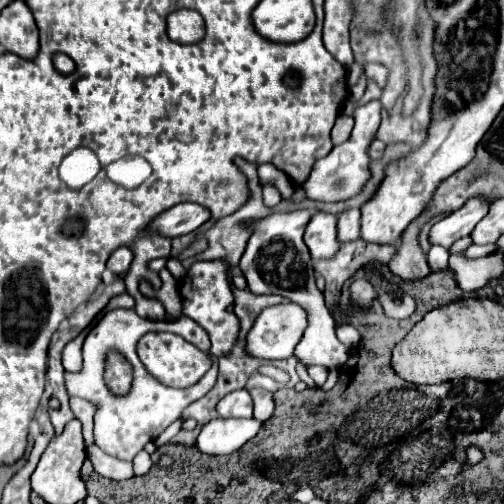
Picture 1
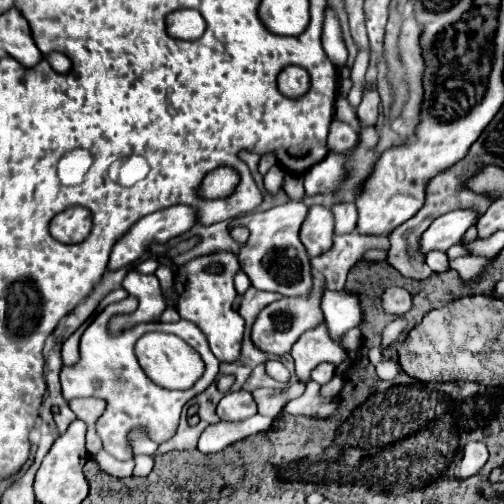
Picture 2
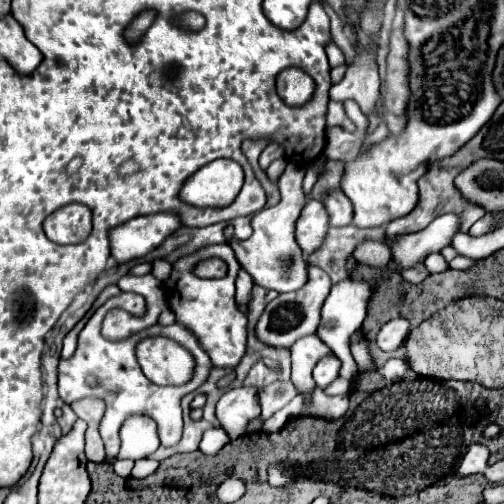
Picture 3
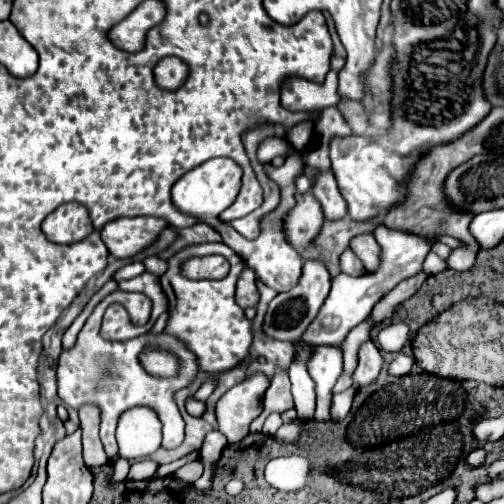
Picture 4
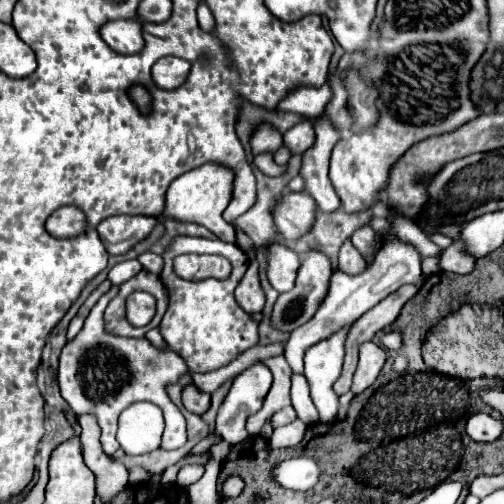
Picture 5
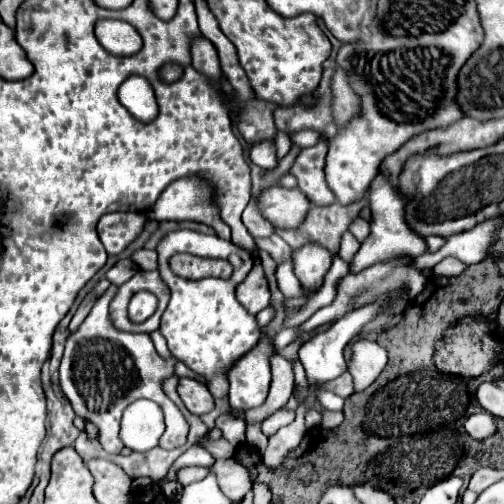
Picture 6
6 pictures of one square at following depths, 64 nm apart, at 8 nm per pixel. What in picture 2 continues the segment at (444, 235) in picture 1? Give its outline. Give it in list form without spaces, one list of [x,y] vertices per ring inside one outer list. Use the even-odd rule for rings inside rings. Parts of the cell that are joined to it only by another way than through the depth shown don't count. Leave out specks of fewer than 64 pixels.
[[[454,210],[436,218],[428,230],[420,236],[420,252],[426,256],[430,250],[446,252],[450,246],[458,244],[464,232],[476,224],[476,214],[470,210]]]

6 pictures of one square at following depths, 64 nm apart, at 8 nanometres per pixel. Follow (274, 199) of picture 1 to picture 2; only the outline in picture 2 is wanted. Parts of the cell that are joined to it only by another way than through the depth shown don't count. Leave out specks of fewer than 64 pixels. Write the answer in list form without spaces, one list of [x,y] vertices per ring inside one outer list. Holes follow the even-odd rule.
[[[274,165],[264,176],[264,187],[271,194],[276,194],[282,186],[284,170],[278,165]]]

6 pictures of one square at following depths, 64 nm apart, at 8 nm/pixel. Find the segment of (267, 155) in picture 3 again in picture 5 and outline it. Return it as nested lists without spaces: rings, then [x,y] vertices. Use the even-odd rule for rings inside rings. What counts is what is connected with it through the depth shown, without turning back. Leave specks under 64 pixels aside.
[[[268,122],[258,124],[250,136],[252,152],[276,152],[280,144],[282,144],[282,134]]]

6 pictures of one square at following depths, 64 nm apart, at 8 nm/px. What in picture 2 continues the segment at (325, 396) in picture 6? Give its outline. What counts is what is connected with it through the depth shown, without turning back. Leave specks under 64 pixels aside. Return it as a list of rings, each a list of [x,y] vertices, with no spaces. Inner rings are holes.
[[[322,362],[312,370],[312,380],[318,384],[326,384],[332,380],[334,374],[336,374],[336,366],[332,362]]]

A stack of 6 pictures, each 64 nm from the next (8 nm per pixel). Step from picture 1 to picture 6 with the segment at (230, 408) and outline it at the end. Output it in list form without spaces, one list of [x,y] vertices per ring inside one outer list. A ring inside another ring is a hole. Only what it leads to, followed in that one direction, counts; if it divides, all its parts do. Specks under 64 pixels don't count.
[[[262,335],[256,348],[234,362],[234,366],[228,370],[232,408],[246,410],[264,404],[271,383],[269,361],[272,355],[272,341],[267,335]],[[230,414],[218,417],[215,426],[222,430],[224,438],[232,444],[232,446],[240,446],[244,444],[244,420],[242,418],[232,418]]]

